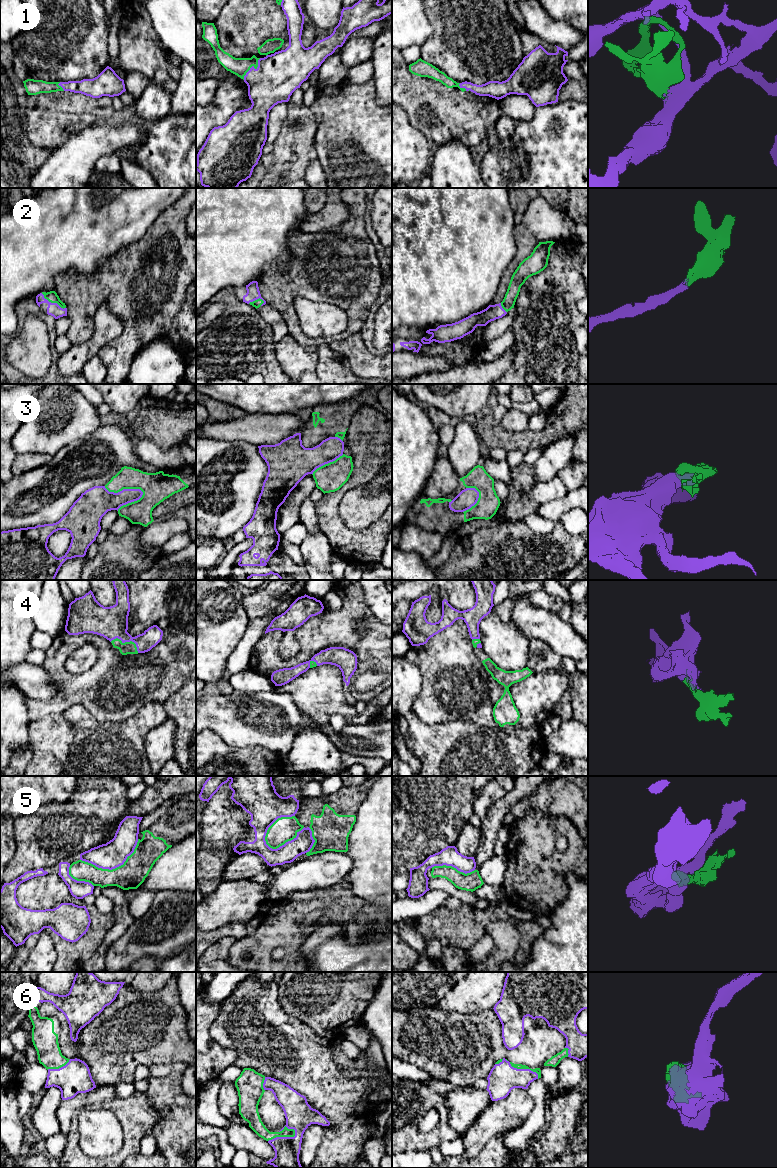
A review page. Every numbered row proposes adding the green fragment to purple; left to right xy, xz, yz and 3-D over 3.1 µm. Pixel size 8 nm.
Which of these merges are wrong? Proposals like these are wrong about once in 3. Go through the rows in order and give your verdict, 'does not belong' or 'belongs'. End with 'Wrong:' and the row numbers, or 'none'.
1: belongs
2: belongs
3: does not belong
4: belongs
5: does not belong
6: belongs
Wrong: 3, 5

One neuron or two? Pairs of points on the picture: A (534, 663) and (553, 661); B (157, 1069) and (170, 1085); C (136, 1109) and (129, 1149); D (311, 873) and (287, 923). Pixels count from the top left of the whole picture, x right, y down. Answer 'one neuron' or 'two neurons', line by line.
A: one neuron
B: two neurons
C: one neuron
D: two neurons

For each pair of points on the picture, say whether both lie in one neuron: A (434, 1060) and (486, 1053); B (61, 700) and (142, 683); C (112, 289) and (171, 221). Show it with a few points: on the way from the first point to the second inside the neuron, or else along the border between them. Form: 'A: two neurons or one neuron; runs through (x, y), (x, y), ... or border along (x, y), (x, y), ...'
A: one neuron; runs through (447, 1053), (473, 1053)
B: one neuron; runs through (81, 692), (112, 690), (122, 685)
C: one neuron; runs through (129, 272), (138, 263), (139, 256), (156, 238)

